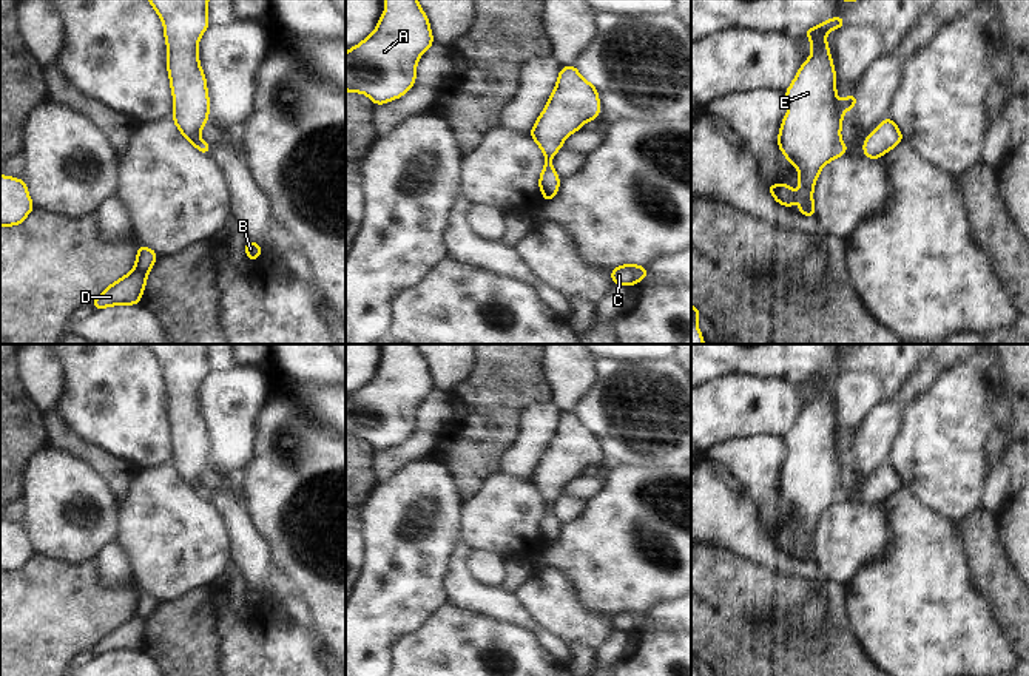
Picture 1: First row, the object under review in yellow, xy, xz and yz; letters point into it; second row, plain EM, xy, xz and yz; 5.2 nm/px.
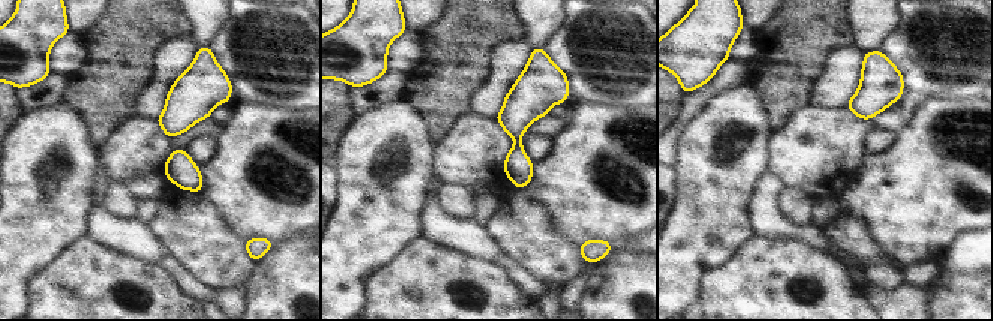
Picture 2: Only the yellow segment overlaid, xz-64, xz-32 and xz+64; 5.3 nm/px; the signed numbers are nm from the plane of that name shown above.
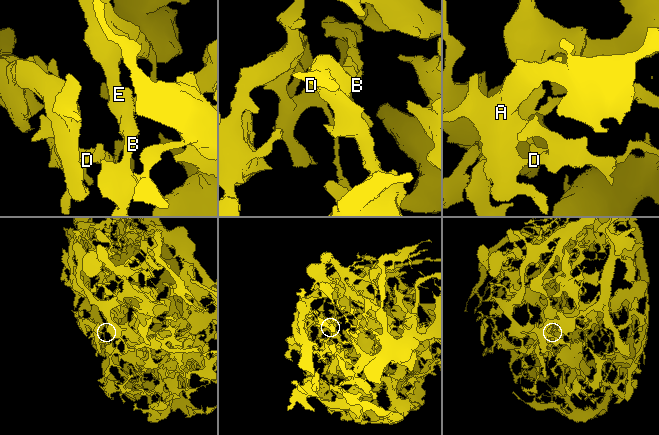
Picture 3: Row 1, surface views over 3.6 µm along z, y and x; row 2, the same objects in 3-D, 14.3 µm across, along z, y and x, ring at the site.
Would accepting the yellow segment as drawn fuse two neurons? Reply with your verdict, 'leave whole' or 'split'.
leave whole

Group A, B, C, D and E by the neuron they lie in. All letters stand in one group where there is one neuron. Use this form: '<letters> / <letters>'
A B C D E

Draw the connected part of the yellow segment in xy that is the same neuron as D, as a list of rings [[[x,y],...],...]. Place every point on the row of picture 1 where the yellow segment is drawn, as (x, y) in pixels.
[[[137,245],[137,256],[134,269],[108,286],[91,306],[99,310],[110,306],[131,306],[142,299],[143,287],[147,286],[147,275],[153,269],[157,253],[150,247]]]

